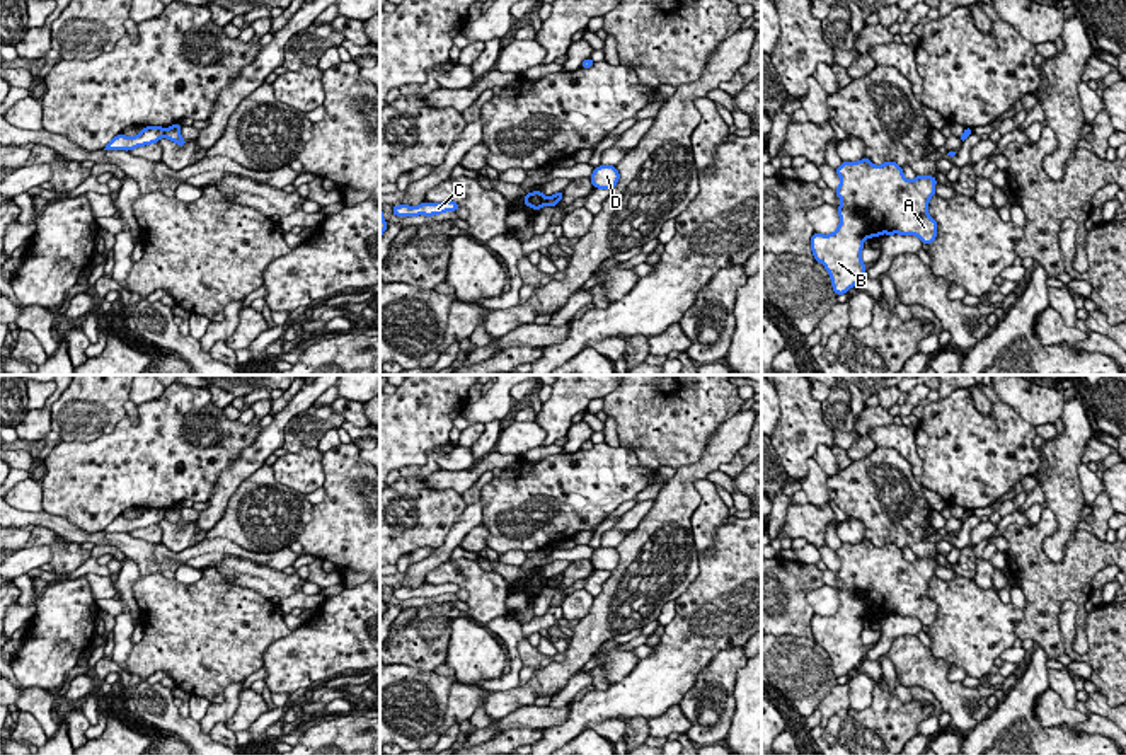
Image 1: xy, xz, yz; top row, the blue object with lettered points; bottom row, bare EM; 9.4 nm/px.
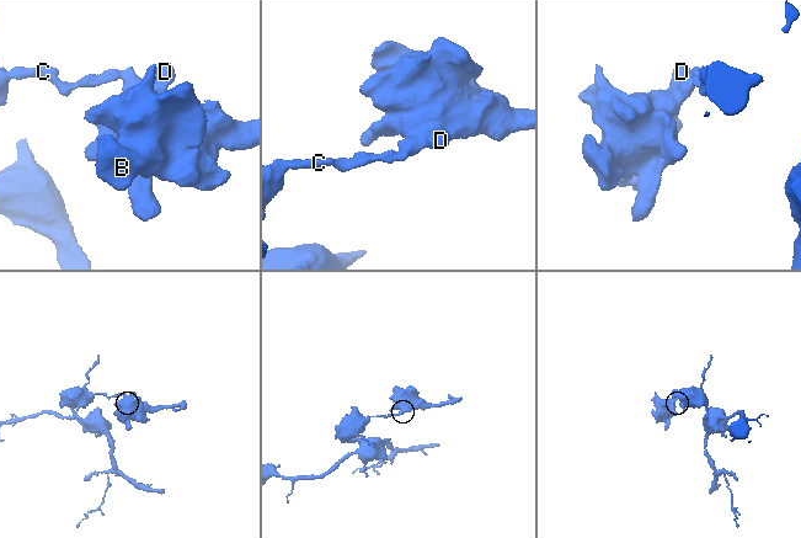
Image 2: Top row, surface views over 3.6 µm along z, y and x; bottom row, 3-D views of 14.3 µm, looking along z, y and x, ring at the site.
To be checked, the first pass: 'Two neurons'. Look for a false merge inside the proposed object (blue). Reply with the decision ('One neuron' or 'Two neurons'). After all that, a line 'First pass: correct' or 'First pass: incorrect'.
Two neurons
First pass: correct

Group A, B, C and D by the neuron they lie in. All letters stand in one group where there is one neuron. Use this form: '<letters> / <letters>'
A B D / C

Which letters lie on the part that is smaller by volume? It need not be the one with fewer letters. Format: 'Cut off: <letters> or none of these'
Cut off: A, B, D

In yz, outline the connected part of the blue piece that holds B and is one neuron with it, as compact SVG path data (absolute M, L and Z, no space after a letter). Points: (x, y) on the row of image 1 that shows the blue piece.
M869 158L859 162L843 160L835 170L842 179L835 189L842 199L842 205L836 206L840 225L830 235L814 232L811 237L811 251L814 259L826 268L833 291L843 295L865 274L867 266L860 257L865 239L879 239L881 233L899 233L916 235L922 244L928 245L935 240L937 222L928 215L928 201L935 194L937 179L932 176L916 176L913 181L908 181L896 162L874 165Z

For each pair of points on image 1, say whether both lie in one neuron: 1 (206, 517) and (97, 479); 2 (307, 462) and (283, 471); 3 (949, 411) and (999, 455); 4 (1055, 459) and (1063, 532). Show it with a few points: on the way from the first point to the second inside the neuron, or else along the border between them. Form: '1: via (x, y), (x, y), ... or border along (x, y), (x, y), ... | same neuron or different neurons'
1: border along (229, 469), (222, 472), (205, 501) | different neurons
2: via (302, 467), (288, 471) | same neuron
3: via (961, 425), (987, 449) | same neuron
4: via (1058, 478), (1065, 498), (1065, 513) | same neuron

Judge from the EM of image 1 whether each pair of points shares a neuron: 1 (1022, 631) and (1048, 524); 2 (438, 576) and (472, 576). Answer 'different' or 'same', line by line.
1: same
2: same

